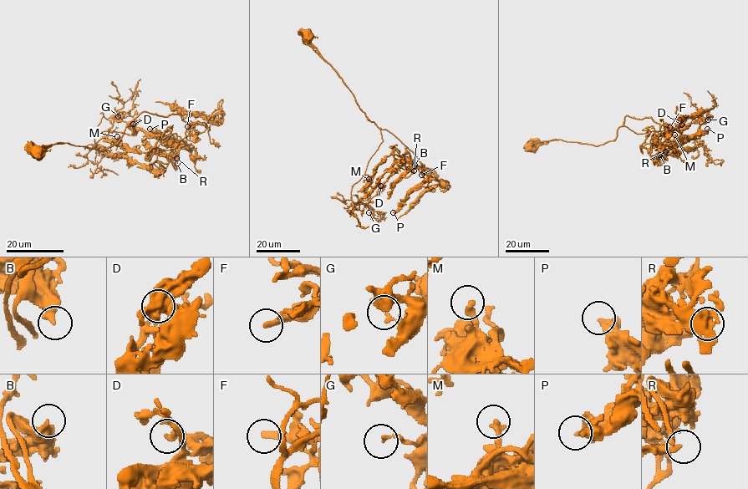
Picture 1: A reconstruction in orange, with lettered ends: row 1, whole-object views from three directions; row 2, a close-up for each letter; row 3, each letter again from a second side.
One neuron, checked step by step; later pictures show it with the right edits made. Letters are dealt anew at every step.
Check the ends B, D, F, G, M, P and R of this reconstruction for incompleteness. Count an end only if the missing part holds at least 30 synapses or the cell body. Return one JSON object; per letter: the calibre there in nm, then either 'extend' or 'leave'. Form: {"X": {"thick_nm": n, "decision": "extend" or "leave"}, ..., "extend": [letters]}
{"B": {"thick_nm": 360, "decision": "leave"}, "D": {"thick_nm": 240, "decision": "leave"}, "F": {"thick_nm": 220, "decision": "extend"}, "G": {"thick_nm": 140, "decision": "leave"}, "M": {"thick_nm": 240, "decision": "leave"}, "P": {"thick_nm": 400, "decision": "extend"}, "R": {"thick_nm": 240, "decision": "leave"}, "extend": ["F", "P"]}

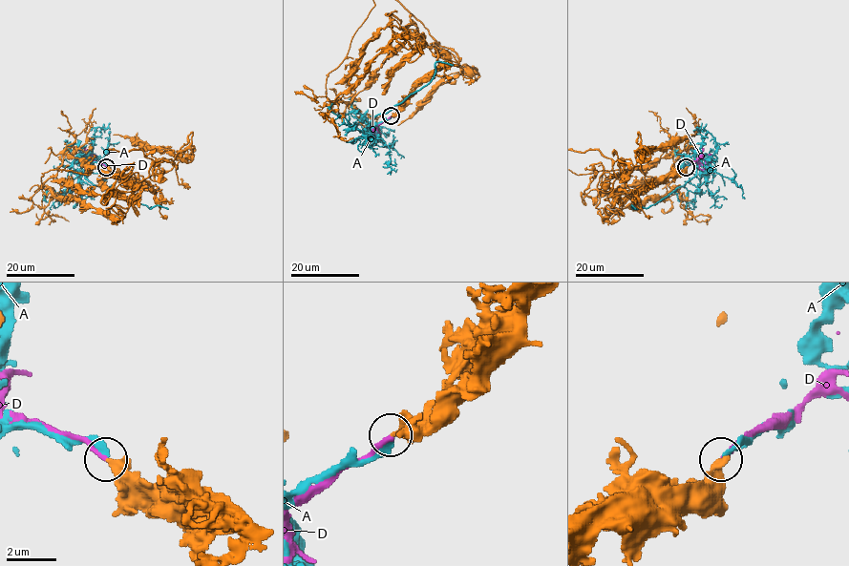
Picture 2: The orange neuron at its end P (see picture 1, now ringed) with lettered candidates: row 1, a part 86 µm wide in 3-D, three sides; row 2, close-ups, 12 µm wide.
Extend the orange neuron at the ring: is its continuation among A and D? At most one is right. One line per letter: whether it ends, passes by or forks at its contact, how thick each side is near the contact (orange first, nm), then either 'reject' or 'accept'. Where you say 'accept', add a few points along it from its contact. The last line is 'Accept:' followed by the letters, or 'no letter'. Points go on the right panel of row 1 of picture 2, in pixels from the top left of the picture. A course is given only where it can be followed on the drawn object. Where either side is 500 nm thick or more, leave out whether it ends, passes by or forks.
A: it ends there; 400 nm thick on the orange side, 240 nm on the other; reject
D: it ends there; 440 nm thick on the orange side, 170 nm on the other; accept
Accept: D

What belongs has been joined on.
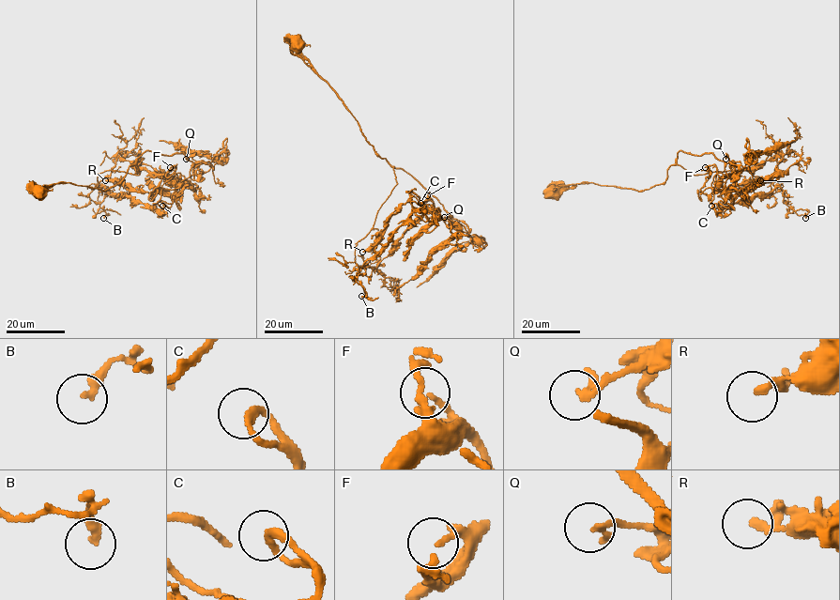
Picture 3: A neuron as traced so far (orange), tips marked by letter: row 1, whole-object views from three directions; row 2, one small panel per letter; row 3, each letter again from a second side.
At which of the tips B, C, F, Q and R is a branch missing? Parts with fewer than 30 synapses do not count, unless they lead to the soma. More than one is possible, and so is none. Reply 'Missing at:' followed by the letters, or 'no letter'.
Missing at: no letter

